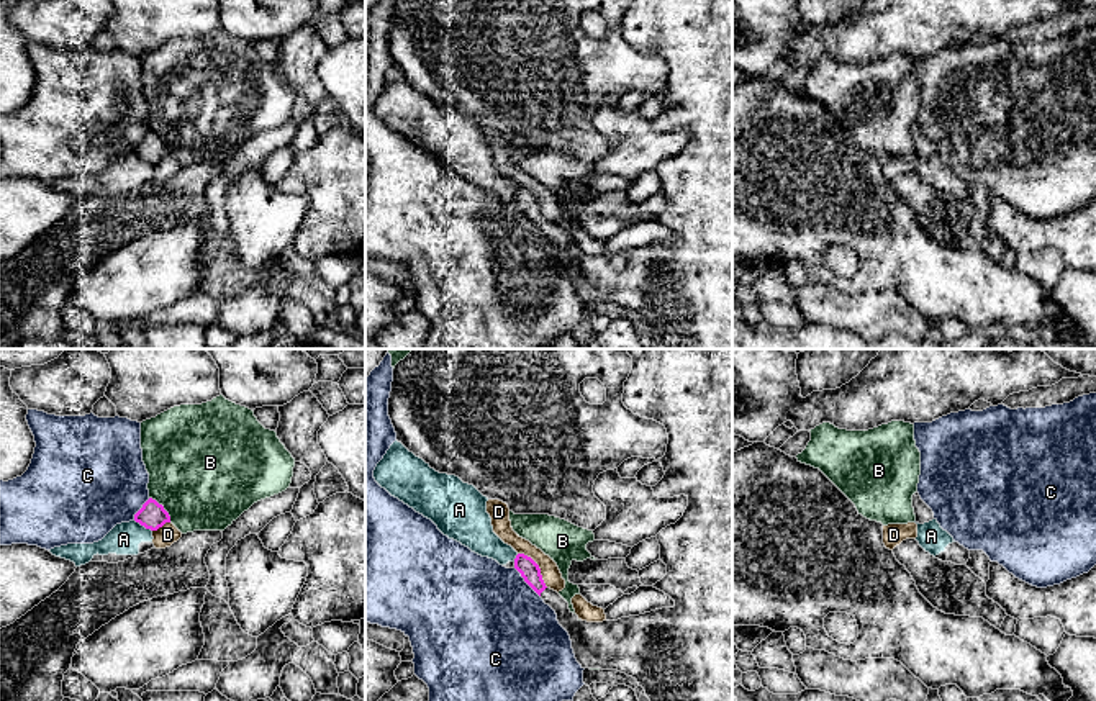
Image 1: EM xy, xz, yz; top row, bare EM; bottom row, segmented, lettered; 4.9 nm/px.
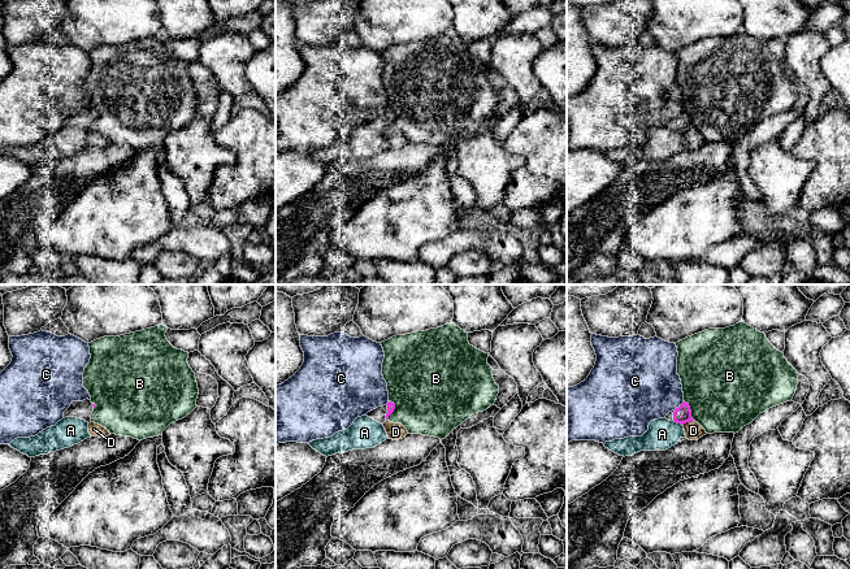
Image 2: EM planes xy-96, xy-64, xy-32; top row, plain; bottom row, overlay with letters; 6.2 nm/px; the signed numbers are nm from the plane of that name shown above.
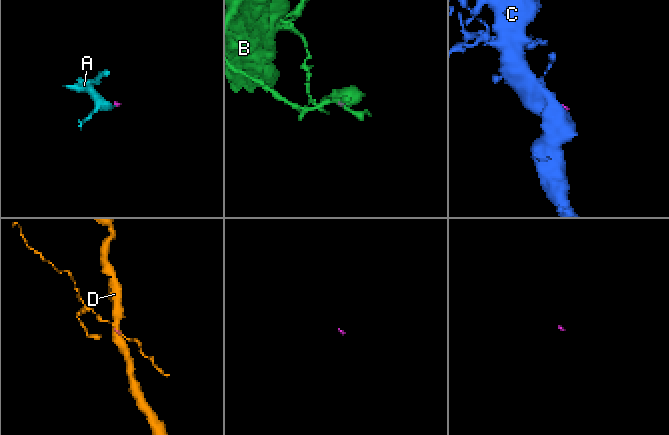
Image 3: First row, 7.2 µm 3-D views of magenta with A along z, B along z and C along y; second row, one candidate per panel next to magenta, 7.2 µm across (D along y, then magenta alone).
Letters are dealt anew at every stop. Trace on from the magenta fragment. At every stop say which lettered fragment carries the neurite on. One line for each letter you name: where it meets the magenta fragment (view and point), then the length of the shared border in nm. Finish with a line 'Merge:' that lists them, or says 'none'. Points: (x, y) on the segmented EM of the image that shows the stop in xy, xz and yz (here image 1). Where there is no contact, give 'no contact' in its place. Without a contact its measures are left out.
Merge: none

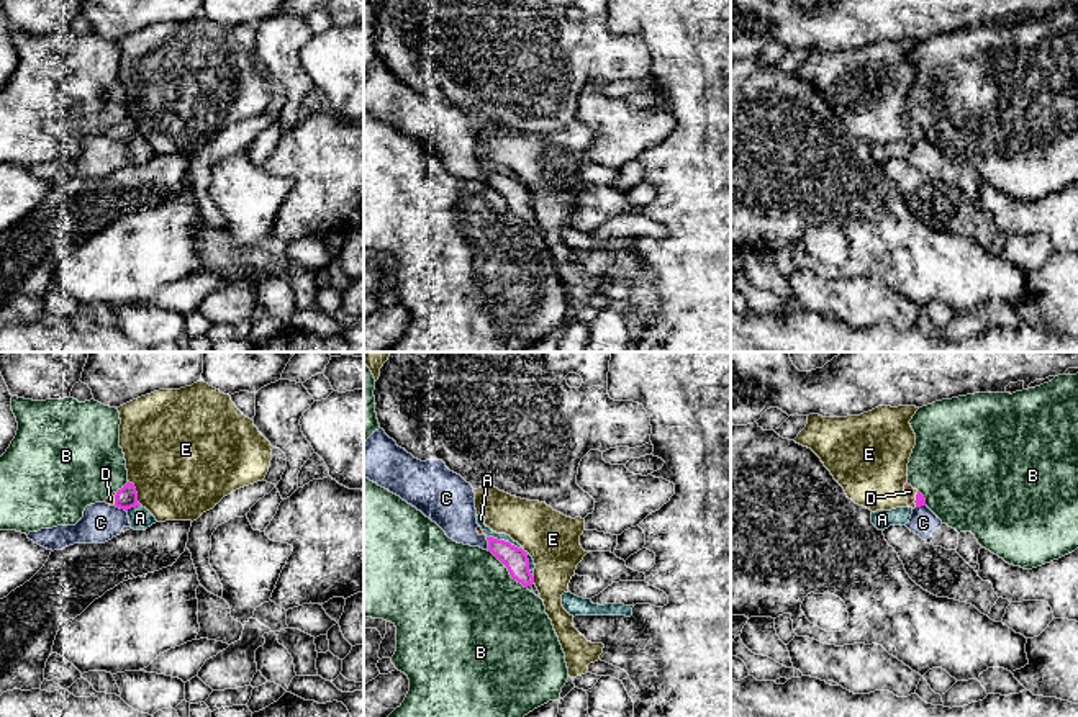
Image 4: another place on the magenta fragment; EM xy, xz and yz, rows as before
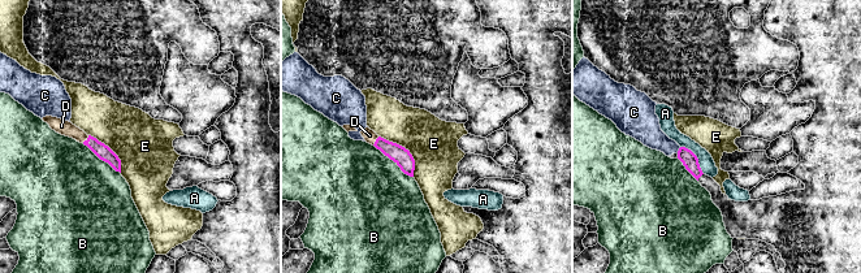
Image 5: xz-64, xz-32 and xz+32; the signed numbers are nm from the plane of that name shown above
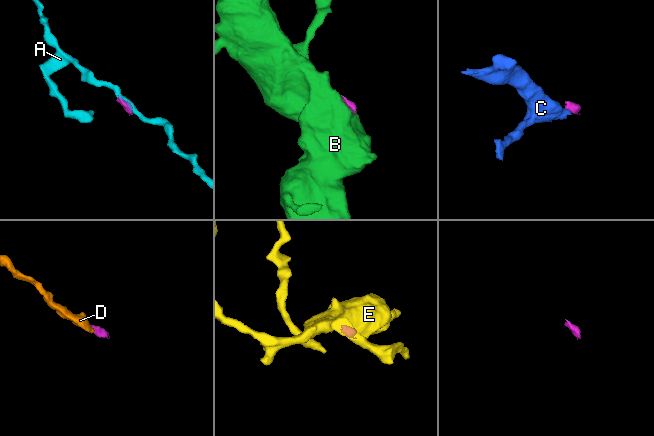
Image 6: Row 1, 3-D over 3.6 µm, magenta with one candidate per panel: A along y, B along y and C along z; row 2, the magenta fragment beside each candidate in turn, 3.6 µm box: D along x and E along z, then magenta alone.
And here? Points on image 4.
D: contact yz (916, 500); length 80 nm
Merge: D

